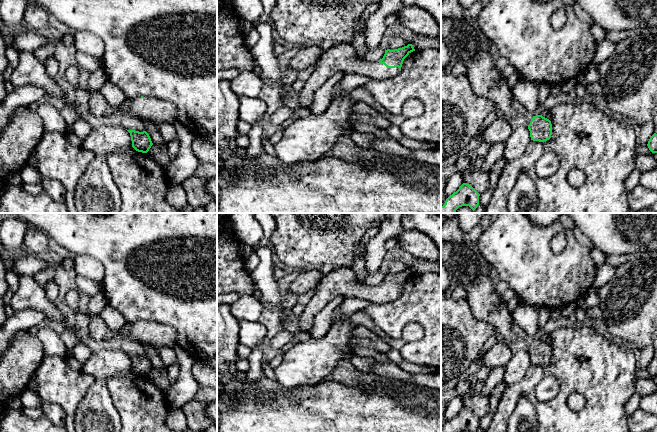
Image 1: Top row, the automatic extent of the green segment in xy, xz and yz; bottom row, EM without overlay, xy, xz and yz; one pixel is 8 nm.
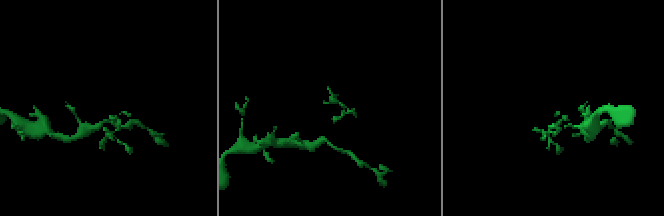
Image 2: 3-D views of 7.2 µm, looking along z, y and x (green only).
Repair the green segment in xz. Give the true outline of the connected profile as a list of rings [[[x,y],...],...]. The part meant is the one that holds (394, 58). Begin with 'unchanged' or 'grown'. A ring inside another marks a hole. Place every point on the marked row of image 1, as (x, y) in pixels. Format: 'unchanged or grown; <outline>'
grown; [[[335,43],[321,55],[312,75],[304,82],[304,88],[299,93],[300,107],[311,107],[315,92],[339,71],[374,80],[386,80],[399,73],[404,59],[413,51],[415,49],[412,44],[394,50],[387,49],[381,60],[368,62],[356,56],[356,50],[351,43]]]

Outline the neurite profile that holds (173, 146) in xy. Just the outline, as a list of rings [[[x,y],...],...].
[[[174,139],[169,142],[167,142],[167,152],[170,160],[173,160],[176,158],[179,148],[180,148],[180,141],[179,139]]]

